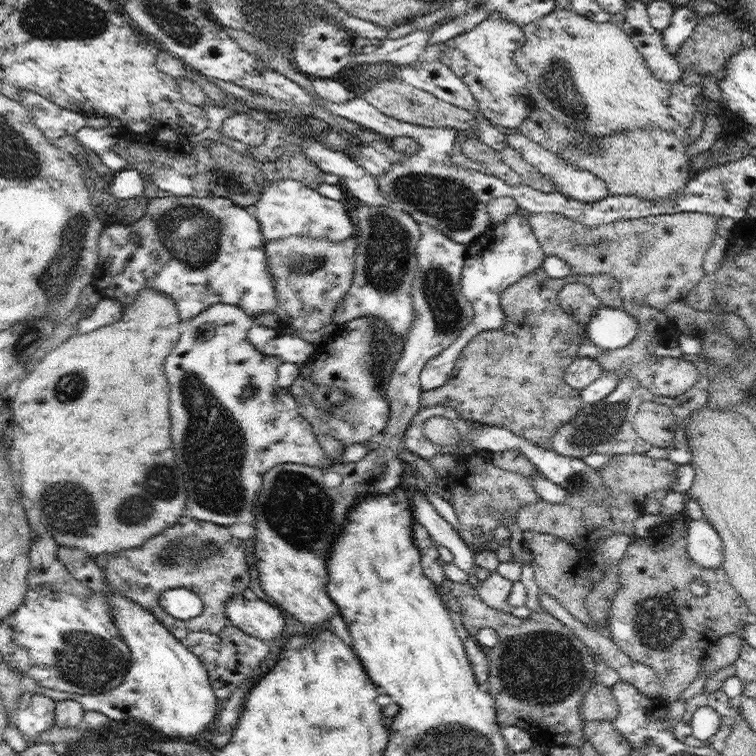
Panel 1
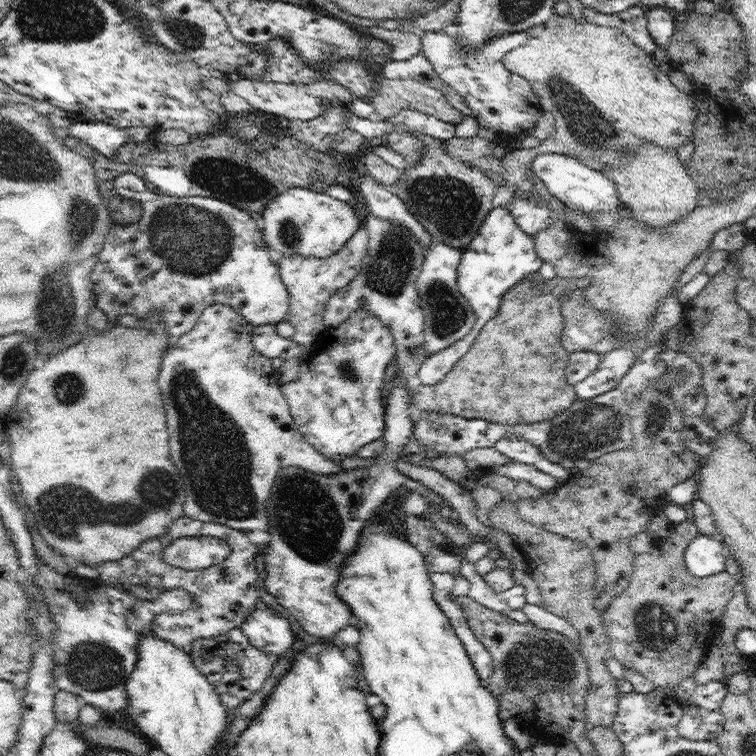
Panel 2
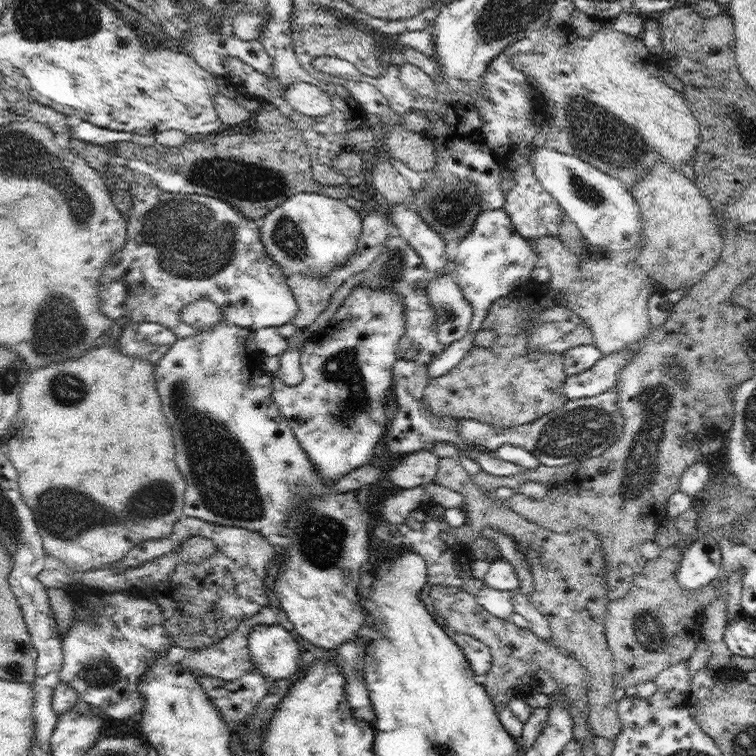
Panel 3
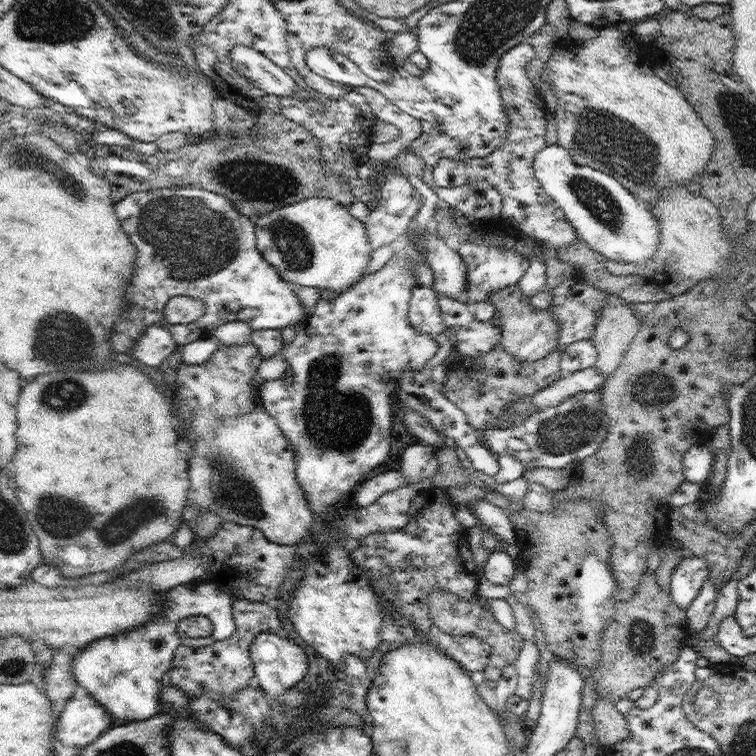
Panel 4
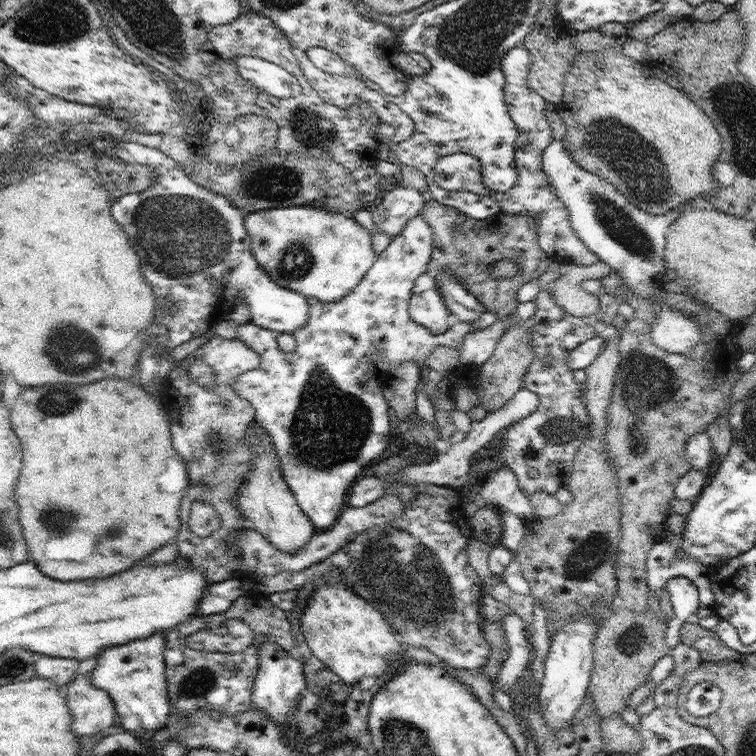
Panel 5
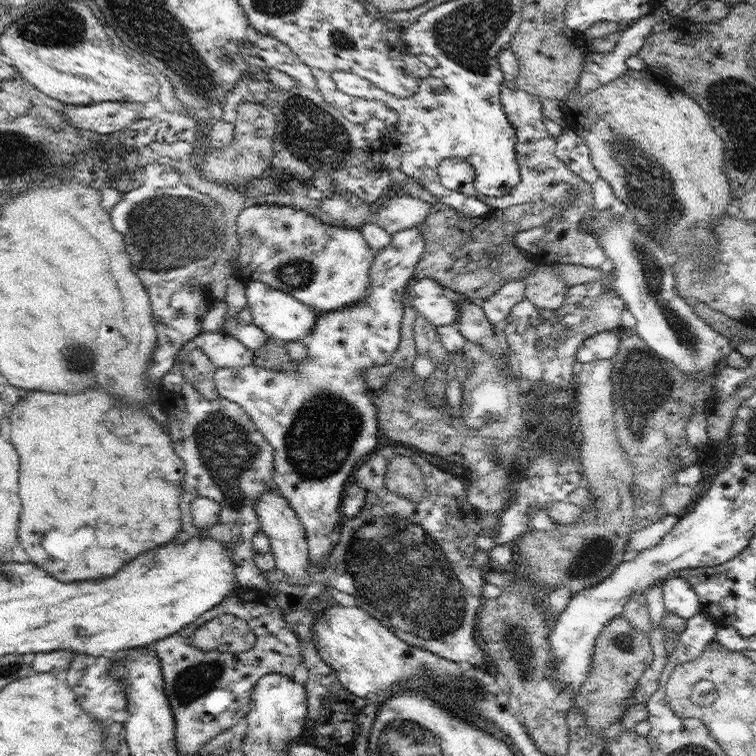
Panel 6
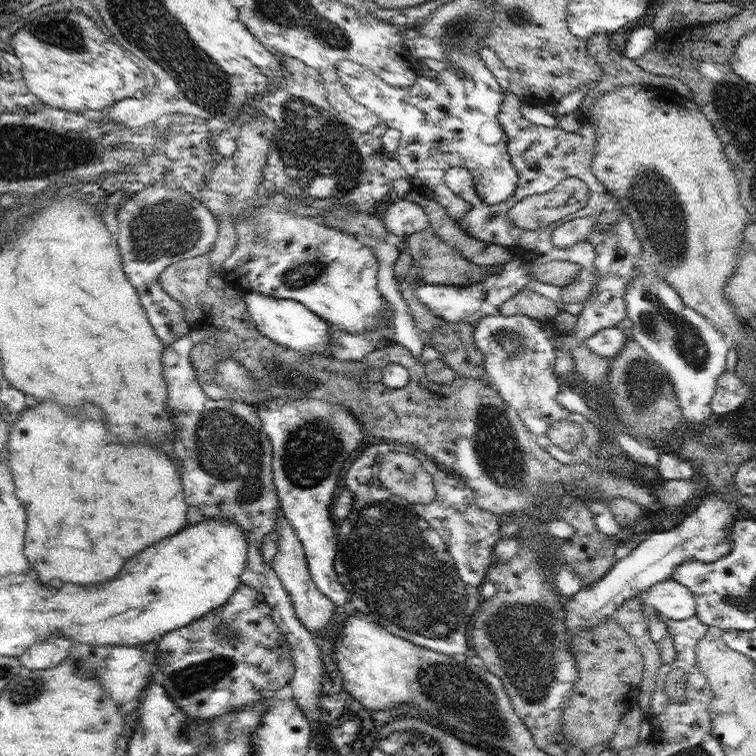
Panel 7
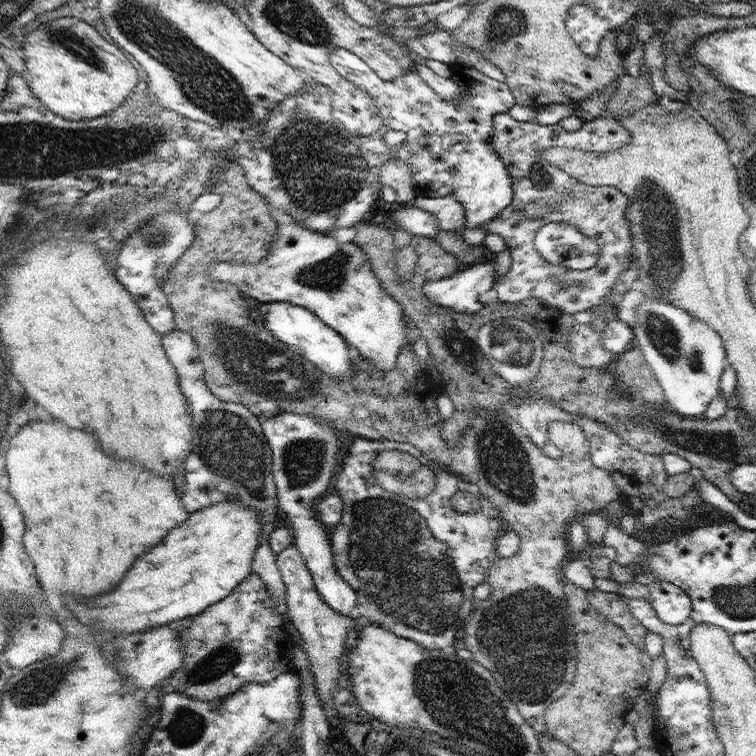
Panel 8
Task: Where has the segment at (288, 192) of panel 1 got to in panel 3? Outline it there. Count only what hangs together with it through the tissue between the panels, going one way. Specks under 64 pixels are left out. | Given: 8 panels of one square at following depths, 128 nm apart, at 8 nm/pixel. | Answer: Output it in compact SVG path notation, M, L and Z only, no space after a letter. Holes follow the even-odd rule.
M298 193L288 197L280 206L265 214L259 225L266 252L282 268L284 275L289 277L300 274L304 278L326 278L330 276L330 272L338 270L338 266L344 267L346 259L355 253L362 218L344 199L334 199L323 193Z

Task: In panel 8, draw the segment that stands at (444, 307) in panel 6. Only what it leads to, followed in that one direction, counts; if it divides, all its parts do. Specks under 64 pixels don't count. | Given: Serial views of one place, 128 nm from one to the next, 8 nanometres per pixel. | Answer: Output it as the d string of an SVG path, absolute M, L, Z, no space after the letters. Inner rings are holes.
M489 255L482 263L463 265L450 277L424 281L424 295L456 313L476 314L488 304L488 292L496 280L495 265L494 257Z

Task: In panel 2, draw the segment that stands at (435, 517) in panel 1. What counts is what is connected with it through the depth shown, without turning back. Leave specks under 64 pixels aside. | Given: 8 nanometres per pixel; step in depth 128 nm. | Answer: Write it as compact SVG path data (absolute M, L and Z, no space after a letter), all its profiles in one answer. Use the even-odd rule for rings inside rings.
M448 538L446 540L452 548L452 553L459 558L460 574L471 584L467 594L470 598L490 610L503 614L506 610L520 610L527 606L525 586L517 583L505 592L494 592L485 578L476 570L476 565L466 560L463 547L454 545Z

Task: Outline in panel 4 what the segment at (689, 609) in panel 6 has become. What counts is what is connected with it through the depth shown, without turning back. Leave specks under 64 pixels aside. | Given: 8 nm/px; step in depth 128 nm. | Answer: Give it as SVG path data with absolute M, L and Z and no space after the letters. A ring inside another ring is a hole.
M691 555L680 561L671 575L670 589L673 601L683 609L698 596L698 592L709 579L710 565L704 557Z

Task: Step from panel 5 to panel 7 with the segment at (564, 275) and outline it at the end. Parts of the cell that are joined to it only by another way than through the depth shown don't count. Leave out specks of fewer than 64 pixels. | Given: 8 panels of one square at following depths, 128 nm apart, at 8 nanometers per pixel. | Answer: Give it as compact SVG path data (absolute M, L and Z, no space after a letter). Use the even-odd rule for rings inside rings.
M524 288L520 294L516 294L505 302L499 311L505 317L526 315L533 319L547 321L548 318L555 315L558 309L555 303L541 296L538 292Z

